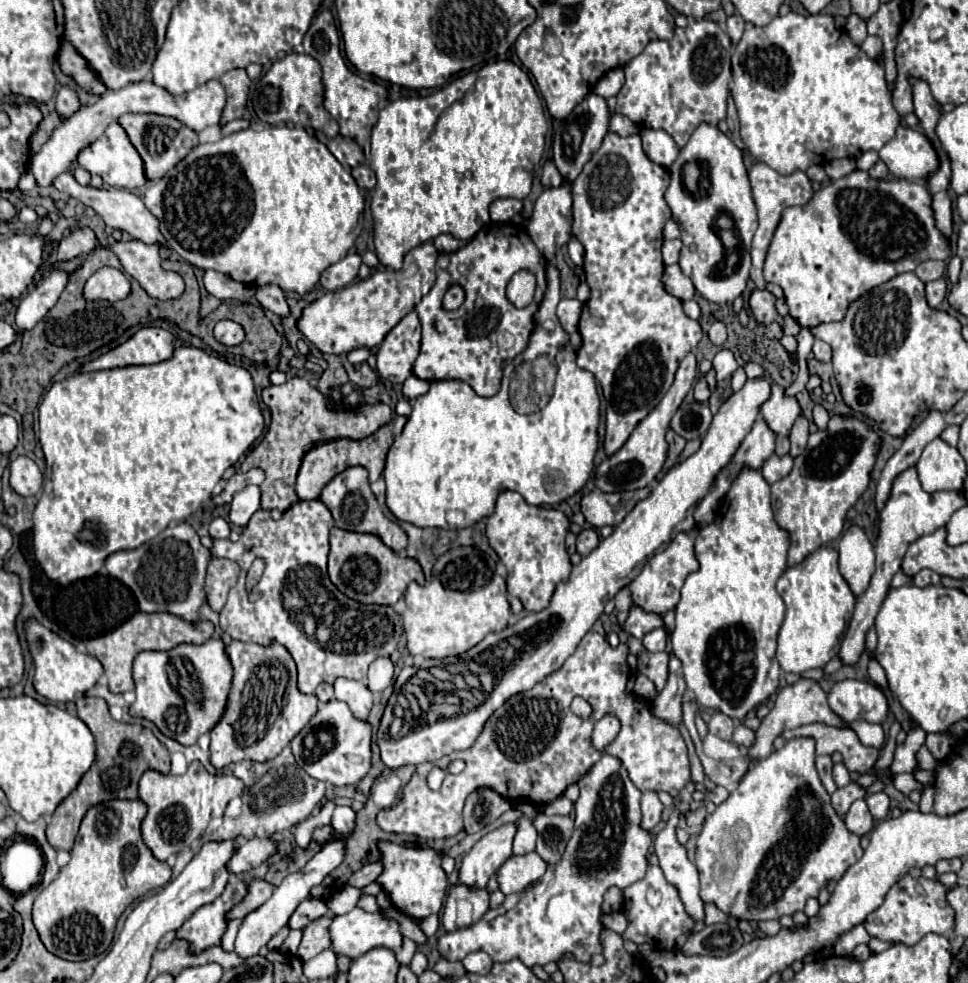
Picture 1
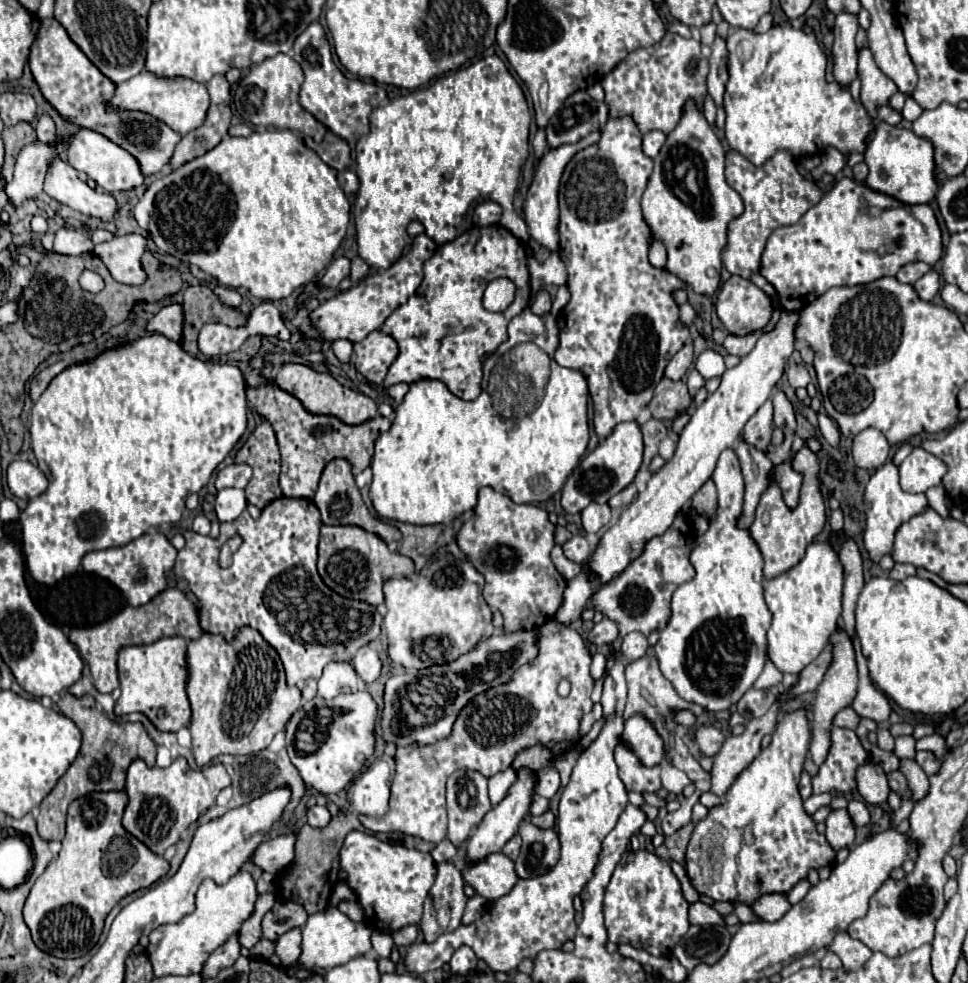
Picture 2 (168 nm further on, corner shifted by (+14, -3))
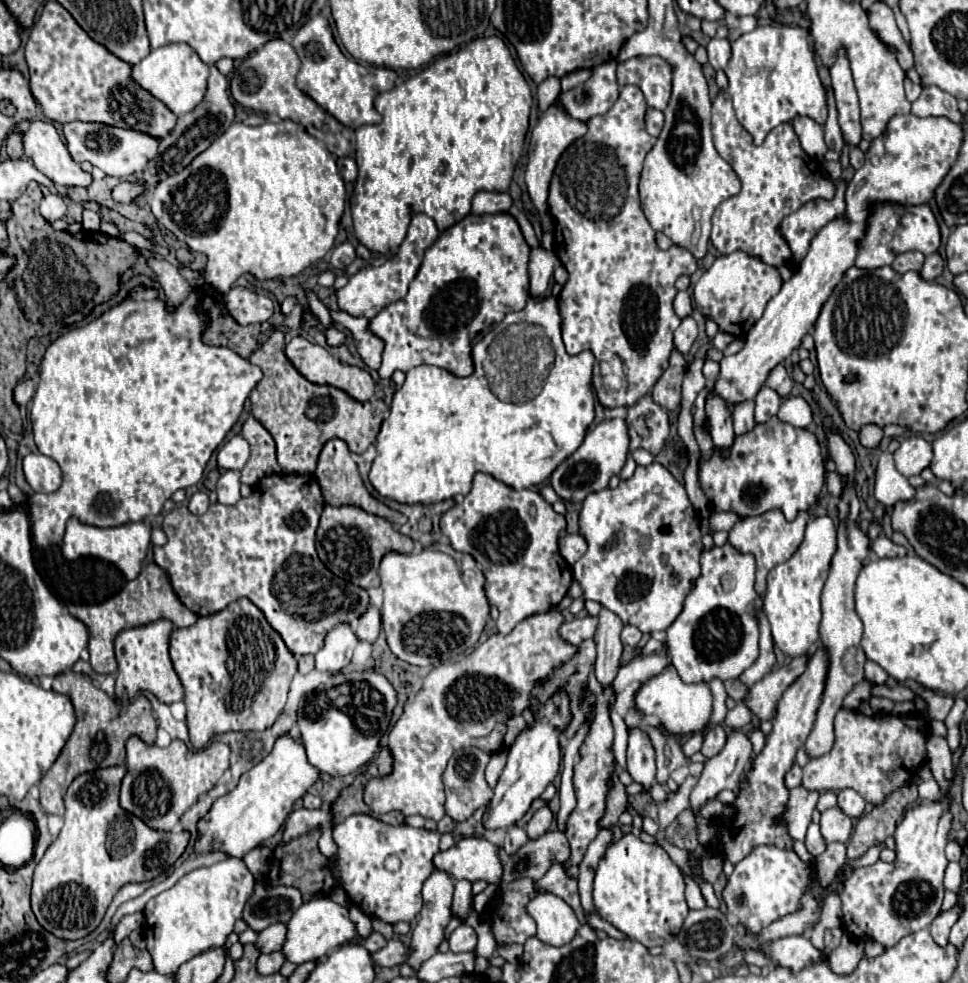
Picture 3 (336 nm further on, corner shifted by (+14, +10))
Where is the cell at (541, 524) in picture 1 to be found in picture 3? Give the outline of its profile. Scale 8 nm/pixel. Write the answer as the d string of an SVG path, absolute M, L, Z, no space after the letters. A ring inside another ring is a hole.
M476 473L472 491L464 497L464 503L454 505L450 511L442 515L440 521L442 533L450 537L450 543L456 551L470 553L484 571L486 577L486 595L492 605L498 607L500 617L498 617L498 631L500 633L510 633L516 623L522 619L534 615L534 613L544 613L556 607L562 597L568 593L568 587L572 583L572 567L566 563L566 559L558 551L558 533L566 529L566 521L562 515L558 515L550 503L542 499L538 491L532 489L522 489L516 491L508 487L506 483L494 479L492 475L486 473Z

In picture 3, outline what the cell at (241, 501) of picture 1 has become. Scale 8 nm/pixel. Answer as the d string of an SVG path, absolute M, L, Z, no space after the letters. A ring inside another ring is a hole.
M224 471L216 485L218 501L222 505L234 505L240 499L240 475L238 471Z

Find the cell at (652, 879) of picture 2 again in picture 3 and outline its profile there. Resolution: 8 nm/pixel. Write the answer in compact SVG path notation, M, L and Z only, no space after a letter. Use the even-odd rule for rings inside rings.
M628 833L622 839L614 841L606 855L602 857L596 877L594 877L594 907L602 919L612 923L616 929L620 929L628 939L640 941L644 947L654 947L654 945L664 945L672 939L676 939L686 913L688 905L684 901L684 877L676 863L668 857L668 853L658 847L658 845L648 845L640 841L640 837Z

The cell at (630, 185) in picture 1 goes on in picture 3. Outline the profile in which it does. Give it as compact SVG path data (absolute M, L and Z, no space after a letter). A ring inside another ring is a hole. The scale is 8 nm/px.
M626 85L620 89L620 97L618 101L614 103L614 107L604 113L604 115L598 115L598 117L592 117L588 121L588 133L580 139L576 139L560 157L558 165L556 165L556 171L554 171L554 177L552 177L552 183L550 183L550 199L548 199L548 205L550 205L550 213L554 217L554 253L558 255L558 259L562 261L562 265L566 267L570 279L568 283L564 285L560 297L558 297L558 307L560 307L560 317L562 317L562 339L564 339L564 345L566 345L566 351L570 355L578 355L580 351L584 349L590 349L596 353L596 361L608 361L618 355L622 365L624 365L624 375L626 375L626 389L622 393L618 391L600 391L600 375L596 377L596 389L598 389L598 399L600 399L600 405L606 407L606 409L614 409L614 407L630 407L634 405L638 399L642 399L646 393L650 393L650 389L654 387L654 383L658 381L658 377L662 375L662 371L666 369L668 365L668 357L674 349L672 345L672 335L674 335L674 329L680 325L680 317L674 313L674 307L672 307L672 301L676 297L676 279L680 275L692 275L696 271L696 259L692 257L690 251L682 249L676 245L672 246L667 251L660 251L656 247L656 241L654 241L654 229L650 227L650 223L646 221L642 209L640 209L640 199L638 199L638 181L640 181L640 171L642 171L642 163L644 163L644 157L646 153L654 147L654 137L650 137L644 129L644 115L646 115L646 101L644 101L644 95L638 87L634 85Z

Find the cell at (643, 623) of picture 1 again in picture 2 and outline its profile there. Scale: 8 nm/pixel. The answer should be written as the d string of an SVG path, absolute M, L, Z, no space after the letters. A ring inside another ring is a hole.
M608 618L594 624L594 628L588 632L588 642L596 644L598 648L614 642L616 638L618 638L618 626L614 626L614 622L610 622Z

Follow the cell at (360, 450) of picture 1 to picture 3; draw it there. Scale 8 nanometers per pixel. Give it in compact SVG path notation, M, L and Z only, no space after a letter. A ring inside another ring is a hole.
M274 331L270 339L260 345L250 361L264 373L262 381L250 393L252 415L270 431L276 441L276 455L282 473L310 475L316 471L318 455L326 441L342 439L352 453L364 453L380 431L380 423L388 413L384 401L372 397L370 401L354 401L344 391L328 385L314 385L304 379L284 355L284 335Z

